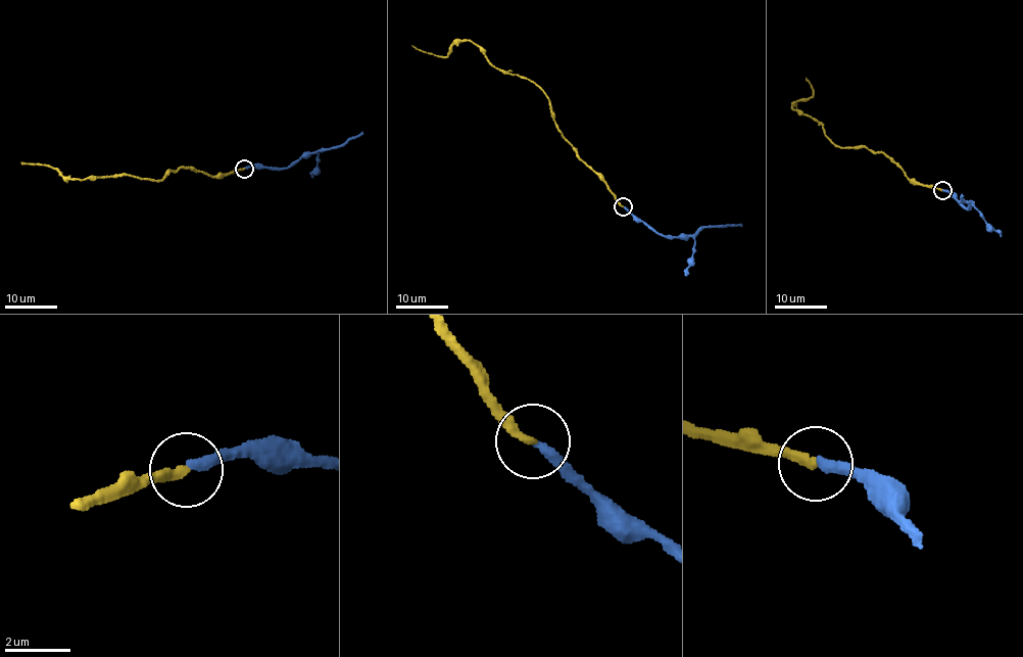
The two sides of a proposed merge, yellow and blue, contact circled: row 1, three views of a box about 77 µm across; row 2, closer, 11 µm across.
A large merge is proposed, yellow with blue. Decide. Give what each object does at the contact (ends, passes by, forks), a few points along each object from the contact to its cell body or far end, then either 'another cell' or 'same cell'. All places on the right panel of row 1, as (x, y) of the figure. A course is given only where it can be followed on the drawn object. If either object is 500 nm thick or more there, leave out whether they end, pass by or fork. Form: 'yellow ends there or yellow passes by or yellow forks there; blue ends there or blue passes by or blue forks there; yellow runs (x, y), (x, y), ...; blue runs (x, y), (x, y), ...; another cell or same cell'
yellow ends there; blue ends there; yellow runs (941, 189), (910, 181), (880, 152), (839, 146), (830, 139), (823, 123), (792, 107), (812, 95), (806, 78); blue runs (943, 189), (960, 205), (970, 208), (969, 203), (961, 202), (962, 193); same cell

